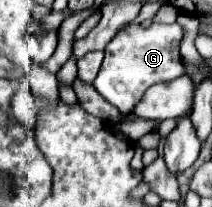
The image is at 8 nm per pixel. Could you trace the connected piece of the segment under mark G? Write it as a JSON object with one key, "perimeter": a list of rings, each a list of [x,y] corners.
{"perimeter":[[[152,22],[148,28],[142,24],[130,24],[122,28],[122,32],[118,32],[118,36],[114,36],[114,40],[110,40],[106,46],[100,72],[92,86],[122,114],[130,114],[150,86],[158,82],[170,82],[186,74],[180,58],[180,40],[182,28],[178,24]]]}

